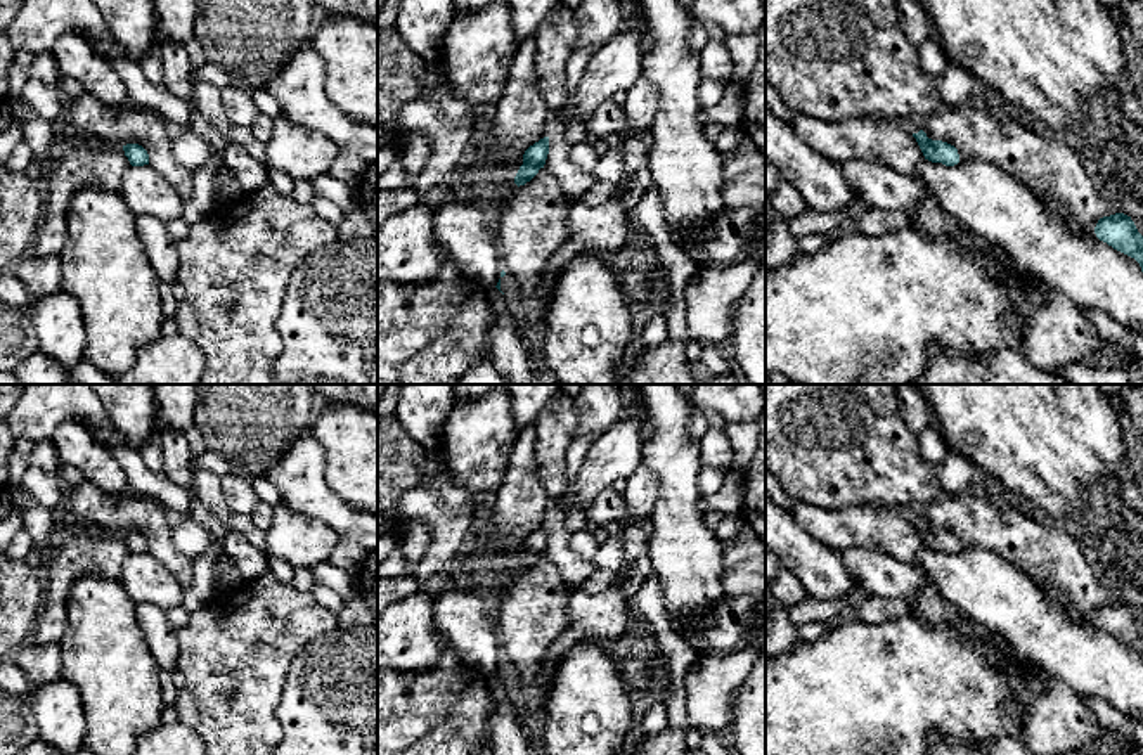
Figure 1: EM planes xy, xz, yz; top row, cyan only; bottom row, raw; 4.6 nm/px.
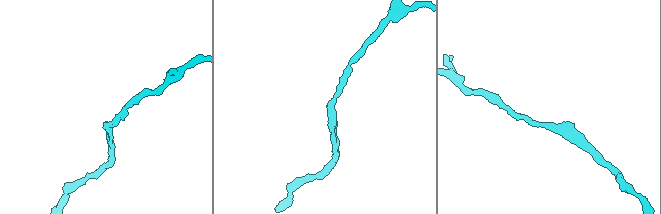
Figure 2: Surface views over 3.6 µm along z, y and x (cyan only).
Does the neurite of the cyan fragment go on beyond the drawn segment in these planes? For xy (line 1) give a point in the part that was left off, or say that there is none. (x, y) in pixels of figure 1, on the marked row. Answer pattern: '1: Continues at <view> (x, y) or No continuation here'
1: No continuation here

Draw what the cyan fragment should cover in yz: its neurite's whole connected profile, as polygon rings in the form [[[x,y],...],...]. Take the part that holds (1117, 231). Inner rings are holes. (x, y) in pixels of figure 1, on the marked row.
[[[1115,213],[1098,220],[1095,234],[1114,249],[1134,258],[1143,272],[1143,236],[1131,216]]]

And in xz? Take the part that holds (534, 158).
[[[544,137],[533,145],[530,145],[523,154],[523,165],[514,177],[514,184],[520,187],[530,182],[539,173],[539,170],[544,168],[547,154],[549,137]]]

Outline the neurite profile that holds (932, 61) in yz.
[[[930,38],[928,42],[918,47],[918,54],[920,54],[920,68],[923,73],[935,78],[942,74],[942,71],[947,66],[947,59],[944,55],[942,47],[937,42]]]

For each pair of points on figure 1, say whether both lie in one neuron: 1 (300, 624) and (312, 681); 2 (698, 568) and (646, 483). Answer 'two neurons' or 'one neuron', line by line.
1: two neurons
2: two neurons

